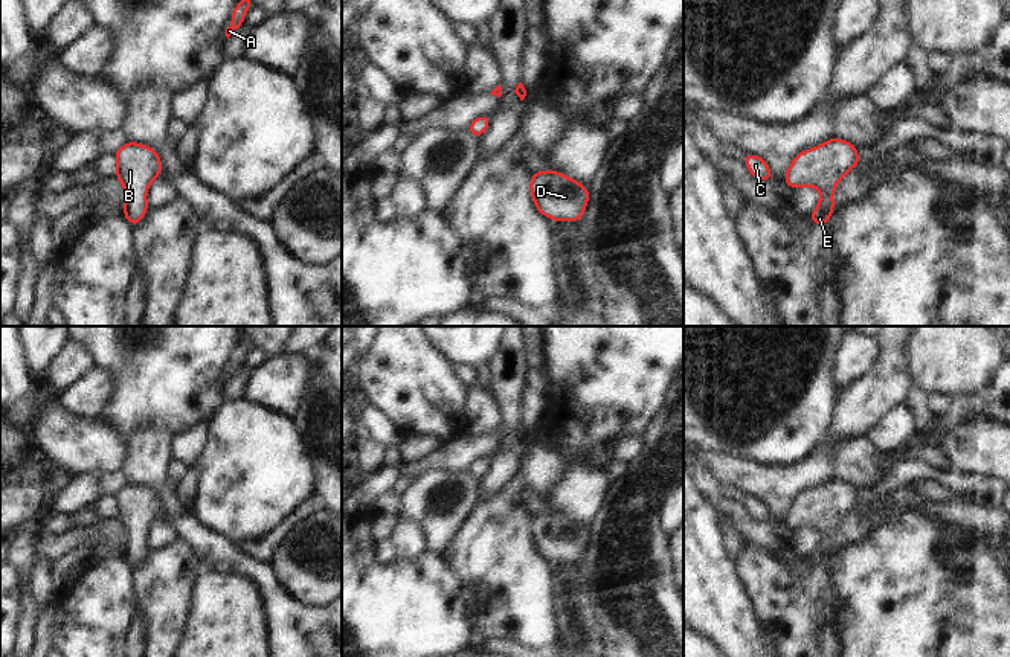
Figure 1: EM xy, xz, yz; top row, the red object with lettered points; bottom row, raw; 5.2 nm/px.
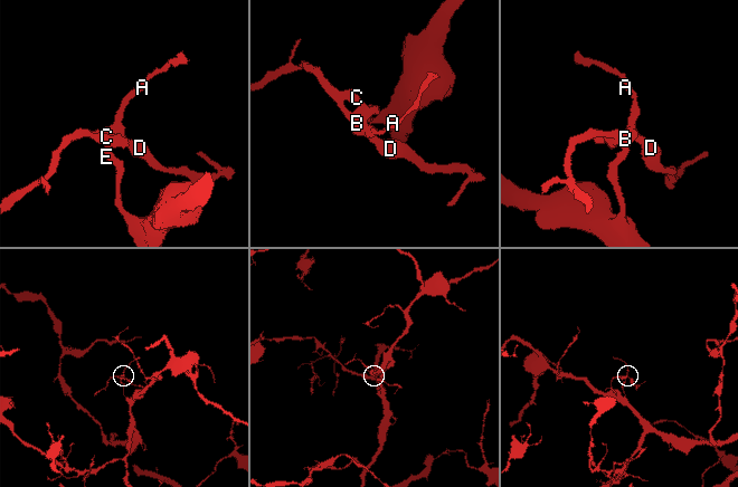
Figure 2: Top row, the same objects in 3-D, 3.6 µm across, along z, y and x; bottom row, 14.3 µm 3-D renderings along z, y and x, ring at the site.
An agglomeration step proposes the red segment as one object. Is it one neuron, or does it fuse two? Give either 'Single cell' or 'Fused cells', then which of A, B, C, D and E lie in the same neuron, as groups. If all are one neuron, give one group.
Single cell. Groups: A B C D E.

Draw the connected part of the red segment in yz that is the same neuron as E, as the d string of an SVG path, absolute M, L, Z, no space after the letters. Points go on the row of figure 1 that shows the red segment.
M839 137L799 152L784 174L784 181L795 191L815 186L821 192L816 209L809 216L815 224L824 226L833 213L833 191L841 178L859 166L857 148Z

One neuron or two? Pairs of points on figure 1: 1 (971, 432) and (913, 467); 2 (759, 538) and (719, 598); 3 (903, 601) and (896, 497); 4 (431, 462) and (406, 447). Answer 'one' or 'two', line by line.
1: two
2: two
3: two
4: two

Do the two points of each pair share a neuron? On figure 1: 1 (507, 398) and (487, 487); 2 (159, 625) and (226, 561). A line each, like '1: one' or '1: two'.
1: one
2: two

